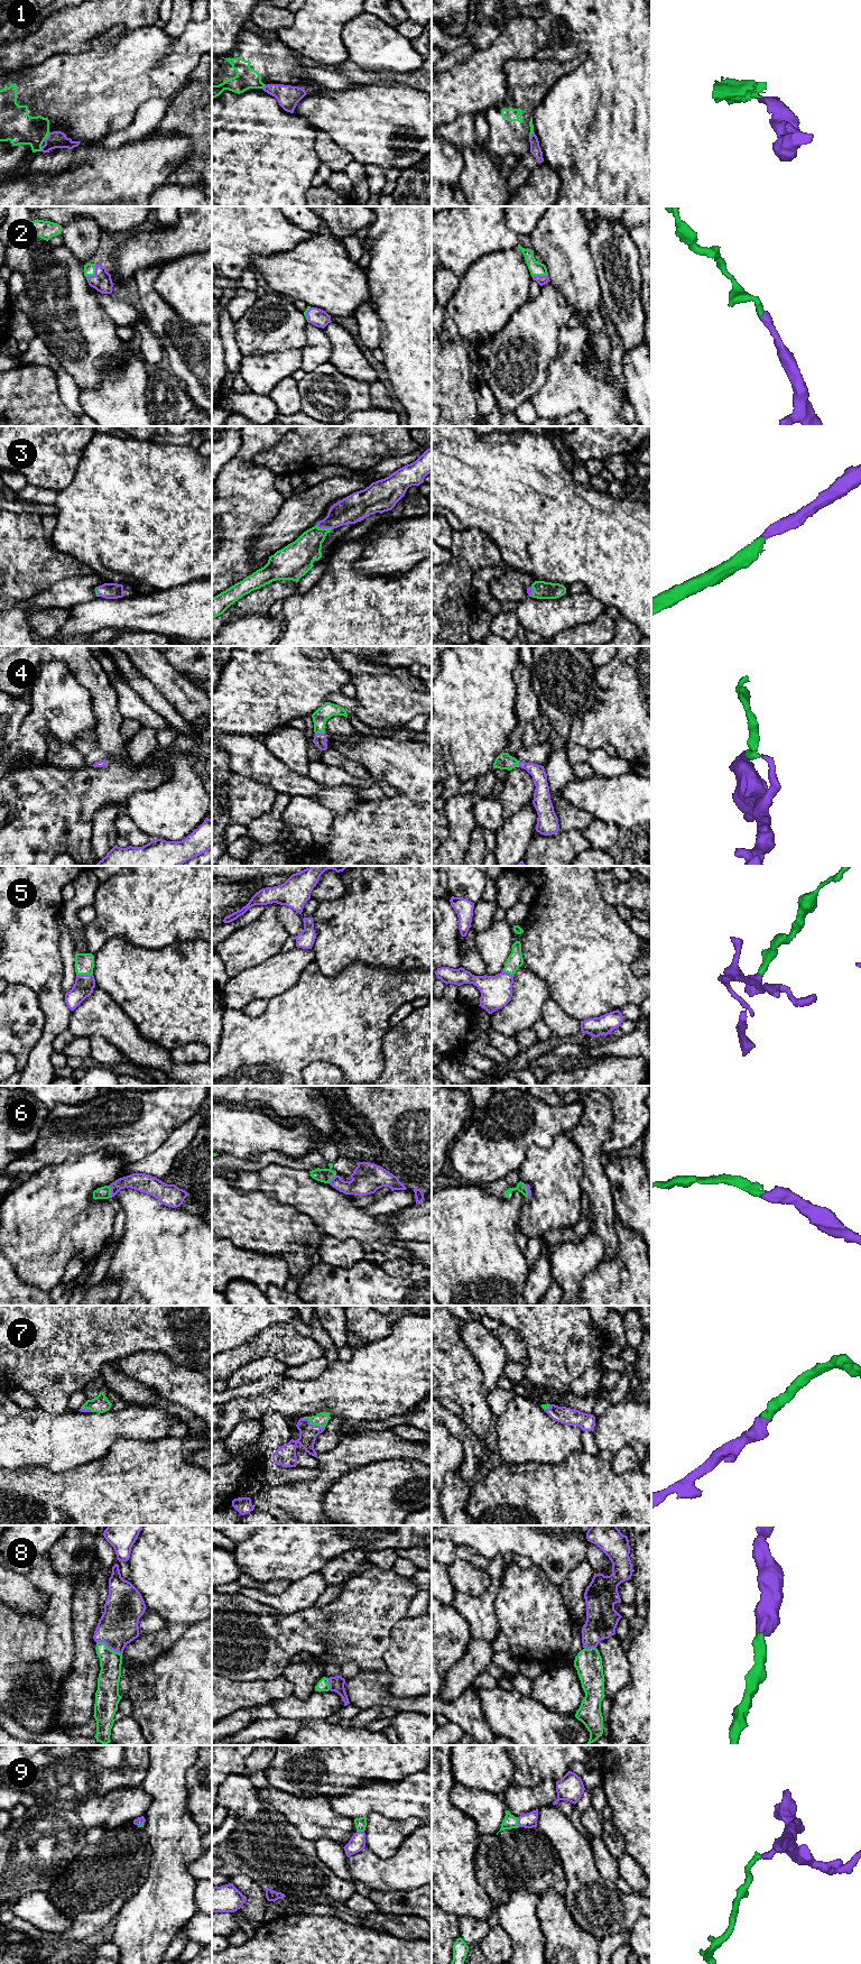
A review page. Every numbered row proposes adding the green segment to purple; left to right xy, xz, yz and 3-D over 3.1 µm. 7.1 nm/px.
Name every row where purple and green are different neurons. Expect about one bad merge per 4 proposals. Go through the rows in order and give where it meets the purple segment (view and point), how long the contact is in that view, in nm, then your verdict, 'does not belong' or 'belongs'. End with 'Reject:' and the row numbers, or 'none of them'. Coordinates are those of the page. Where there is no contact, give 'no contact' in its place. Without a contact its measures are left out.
1: meets purple in xy at (47, 137); contact 80 nm long; does not belong
2: meets purple in xy at (95, 274); contact 120 nm long; belongs
3: meets purple in xz at (324, 527); contact 130 nm long; belongs
4: meets purple in xz at (320, 734); contact 70 nm long; belongs
5: meets purple in xy at (84, 975); contact 120 nm long; belongs
6: meets purple in xy at (111, 1191); contact 90 nm long; belongs
7: meets purple in xz at (312, 1425); contact 180 nm long; belongs
8: meets purple in xy at (109, 1647); contact 200 nm long; belongs
9: meets purple in yz at (518, 1822); contact 70 nm long; belongs
Reject: 1

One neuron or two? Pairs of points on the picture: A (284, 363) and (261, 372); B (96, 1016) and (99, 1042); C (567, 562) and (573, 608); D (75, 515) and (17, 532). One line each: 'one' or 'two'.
A: one
B: two
C: two
D: two

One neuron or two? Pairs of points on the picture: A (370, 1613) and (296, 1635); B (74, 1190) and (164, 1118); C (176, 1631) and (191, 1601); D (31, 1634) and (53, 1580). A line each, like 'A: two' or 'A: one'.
A: one
B: two
C: two
D: one

